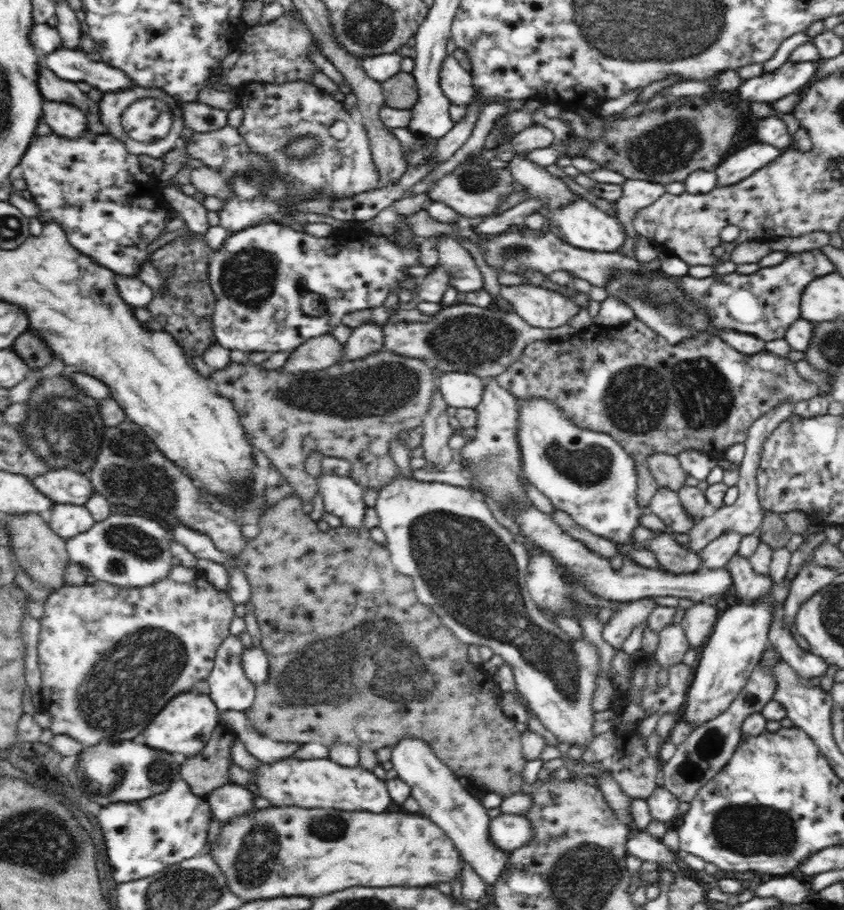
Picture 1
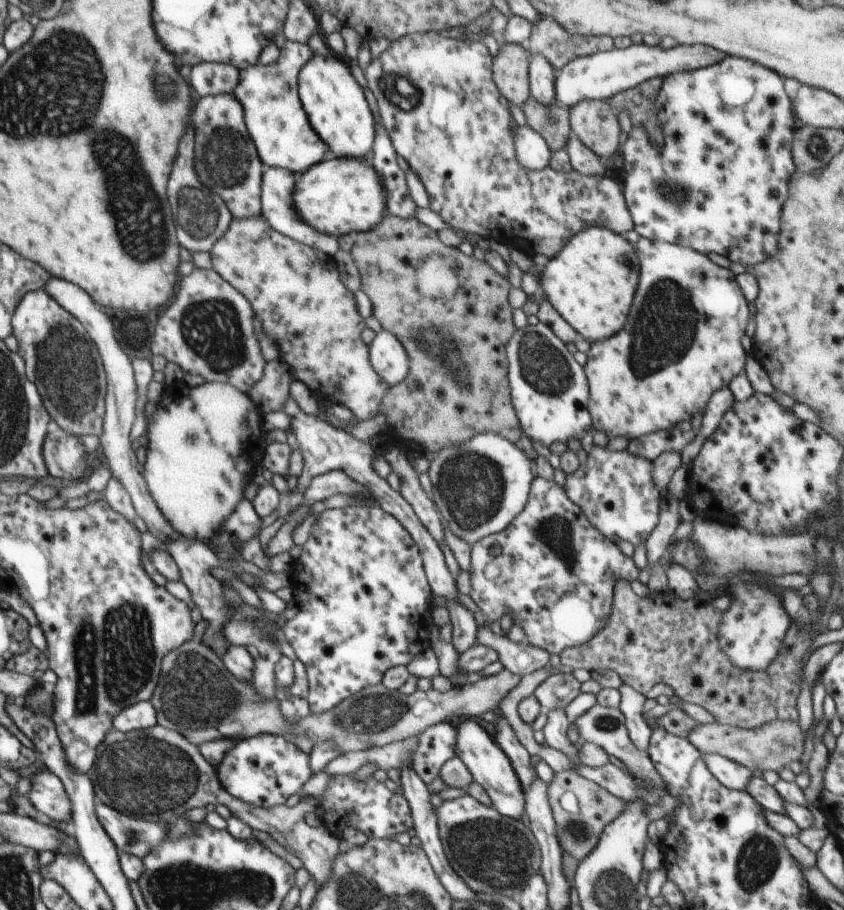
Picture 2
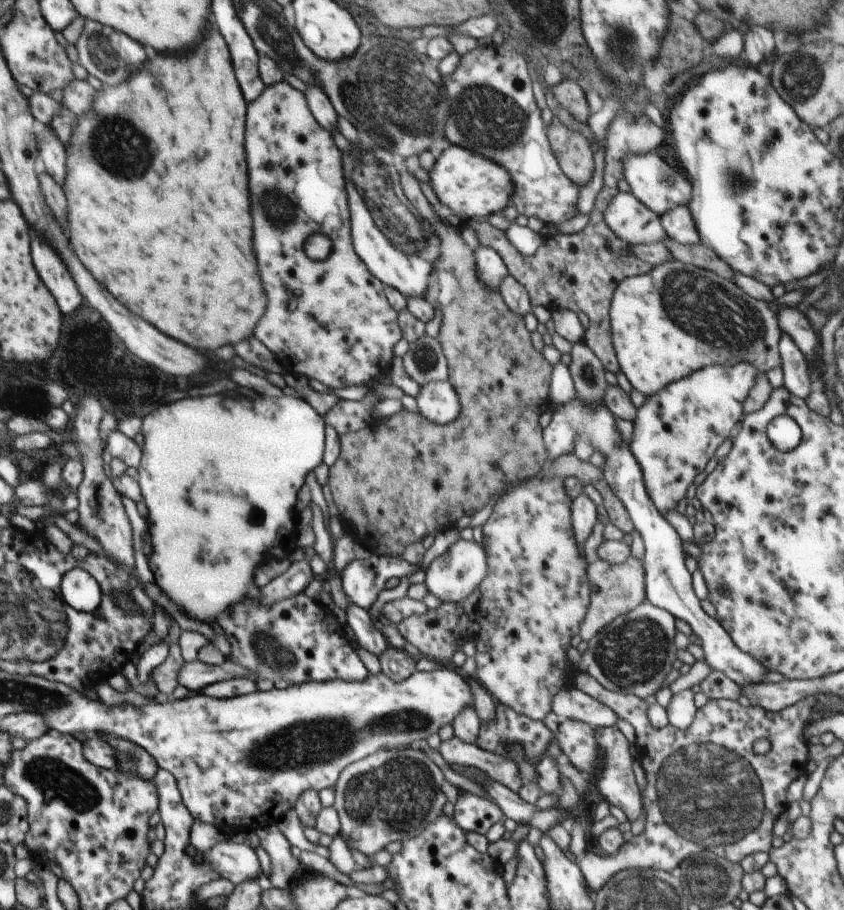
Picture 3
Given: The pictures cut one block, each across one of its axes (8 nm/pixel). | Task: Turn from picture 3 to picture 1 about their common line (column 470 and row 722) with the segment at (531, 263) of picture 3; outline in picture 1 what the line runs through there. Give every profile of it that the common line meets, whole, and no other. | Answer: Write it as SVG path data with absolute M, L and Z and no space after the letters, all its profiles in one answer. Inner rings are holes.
M219 722L200 754L186 758L180 765L180 776L192 794L205 798L213 790L230 783L228 768L232 764L230 746L236 731L227 722Z

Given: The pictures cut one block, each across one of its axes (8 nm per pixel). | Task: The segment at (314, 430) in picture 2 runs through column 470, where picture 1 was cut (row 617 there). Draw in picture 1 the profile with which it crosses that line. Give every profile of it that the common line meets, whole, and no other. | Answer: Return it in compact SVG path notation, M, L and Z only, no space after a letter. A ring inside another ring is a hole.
M646 597L640 598L640 600L630 600L630 602L618 602L620 603L618 610L613 613L610 622L604 625L603 639L610 646L620 649L630 631L634 630L636 626L646 625L652 610L657 607L653 601L655 598Z

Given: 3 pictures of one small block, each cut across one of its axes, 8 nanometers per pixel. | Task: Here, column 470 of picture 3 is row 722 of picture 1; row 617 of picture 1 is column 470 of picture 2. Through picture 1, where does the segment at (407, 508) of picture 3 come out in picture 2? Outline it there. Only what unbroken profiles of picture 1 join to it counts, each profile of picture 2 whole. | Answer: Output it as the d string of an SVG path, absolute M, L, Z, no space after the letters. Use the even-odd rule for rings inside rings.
M386 215L383 220L370 231L351 234L354 245L351 258L360 272L361 288L372 303L373 316L379 321L382 329L389 331L398 338L409 359L409 372L405 380L389 388L387 396L382 400L379 413L384 414L388 423L402 440L411 441L410 450L418 453L420 450L438 453L442 448L464 443L476 434L492 432L516 444L521 438L522 430L519 419L511 404L509 385L507 380L508 362L505 347L514 334L513 309L509 304L511 283L506 276L495 272L485 261L476 260L474 256L466 256L456 247L445 246L438 237L438 232L419 222L416 218L402 219L393 215Z

